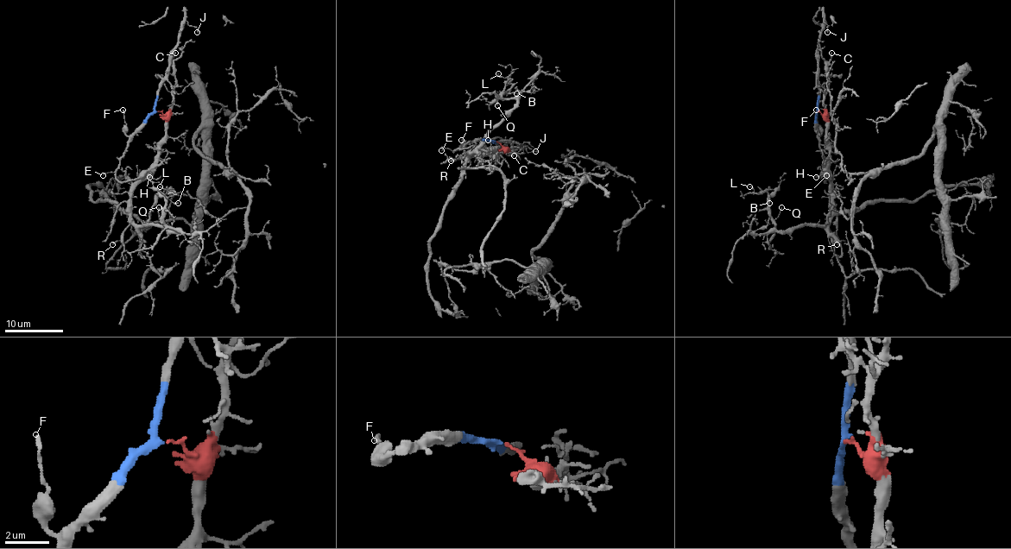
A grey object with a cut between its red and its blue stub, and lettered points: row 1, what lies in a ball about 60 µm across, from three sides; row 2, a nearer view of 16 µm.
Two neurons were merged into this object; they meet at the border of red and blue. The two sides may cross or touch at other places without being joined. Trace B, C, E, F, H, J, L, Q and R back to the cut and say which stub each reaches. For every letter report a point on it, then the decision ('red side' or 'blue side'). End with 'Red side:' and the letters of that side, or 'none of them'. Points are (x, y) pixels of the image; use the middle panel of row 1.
B: (516, 93) | red side
C: (514, 155) | red side
E: (441, 150) | blue side
F: (461, 140) | blue side
H: (488, 140) | red side
J: (535, 151) | blue side
L: (498, 73) | red side
Q: (497, 105) | red side
R: (451, 160) | red side
Red side: B, C, H, L, Q, R

